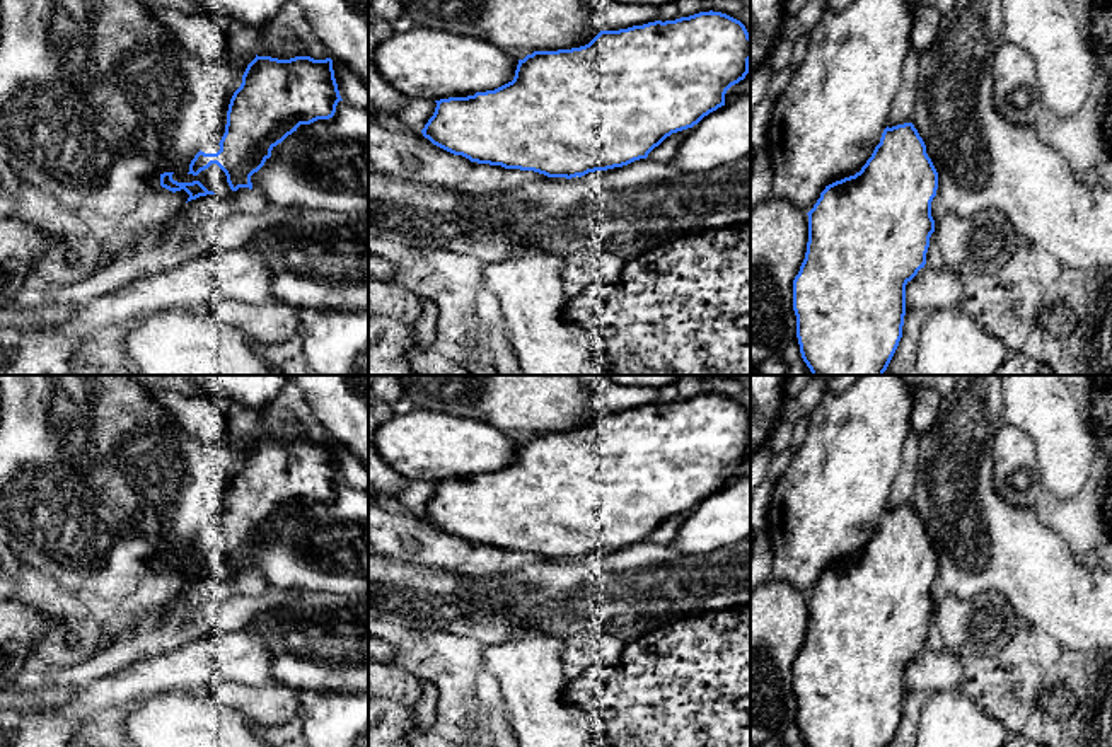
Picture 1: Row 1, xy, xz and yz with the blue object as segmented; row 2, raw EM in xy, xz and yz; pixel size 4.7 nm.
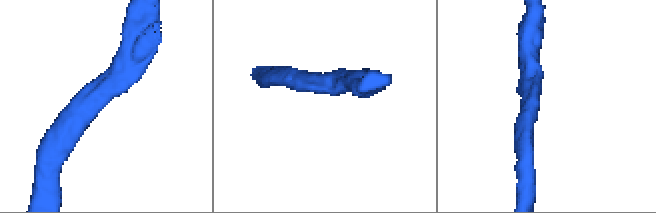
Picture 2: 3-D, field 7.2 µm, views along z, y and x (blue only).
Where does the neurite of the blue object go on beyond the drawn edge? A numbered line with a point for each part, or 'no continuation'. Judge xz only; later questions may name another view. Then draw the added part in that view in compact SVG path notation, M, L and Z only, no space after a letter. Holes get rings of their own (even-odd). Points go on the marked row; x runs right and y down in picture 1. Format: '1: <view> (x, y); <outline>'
no continuation

